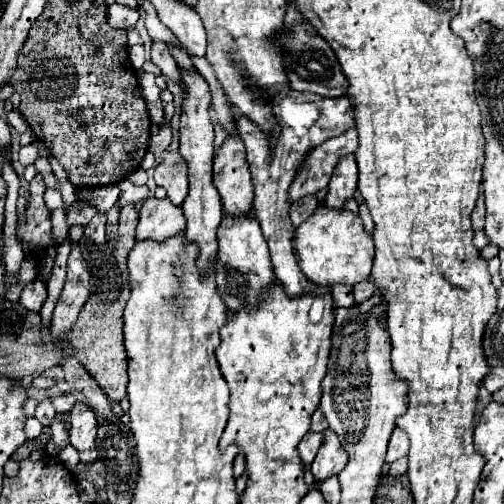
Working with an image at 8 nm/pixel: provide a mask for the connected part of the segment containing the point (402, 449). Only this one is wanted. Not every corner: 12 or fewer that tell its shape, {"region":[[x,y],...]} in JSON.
{"region":[[394,429],[386,463],[408,455],[408,435]]}

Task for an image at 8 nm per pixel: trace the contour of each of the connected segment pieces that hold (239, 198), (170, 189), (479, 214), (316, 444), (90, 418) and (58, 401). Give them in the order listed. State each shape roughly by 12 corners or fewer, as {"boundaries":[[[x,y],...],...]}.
{"boundaries":[[[240,137],[216,149],[214,185],[224,213],[252,209],[252,179]],[[178,151],[168,153],[154,169],[174,205],[188,195],[188,165]],[[480,193],[472,211],[472,229],[484,229],[486,205]],[[306,433],[298,445],[306,467],[314,461],[324,435]],[[78,403],[70,411],[70,445],[94,463],[98,421]],[[70,395],[52,399],[60,415],[78,403],[78,399]]]}

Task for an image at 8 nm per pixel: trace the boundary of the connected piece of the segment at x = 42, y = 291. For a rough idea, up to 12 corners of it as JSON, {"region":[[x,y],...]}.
{"region":[[28,283],[20,295],[20,305],[40,311],[48,297],[46,283]]}

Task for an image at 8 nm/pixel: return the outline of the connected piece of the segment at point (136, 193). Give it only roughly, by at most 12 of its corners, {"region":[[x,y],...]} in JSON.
{"region":[[120,183],[118,205],[140,205],[148,197],[146,185]]}

